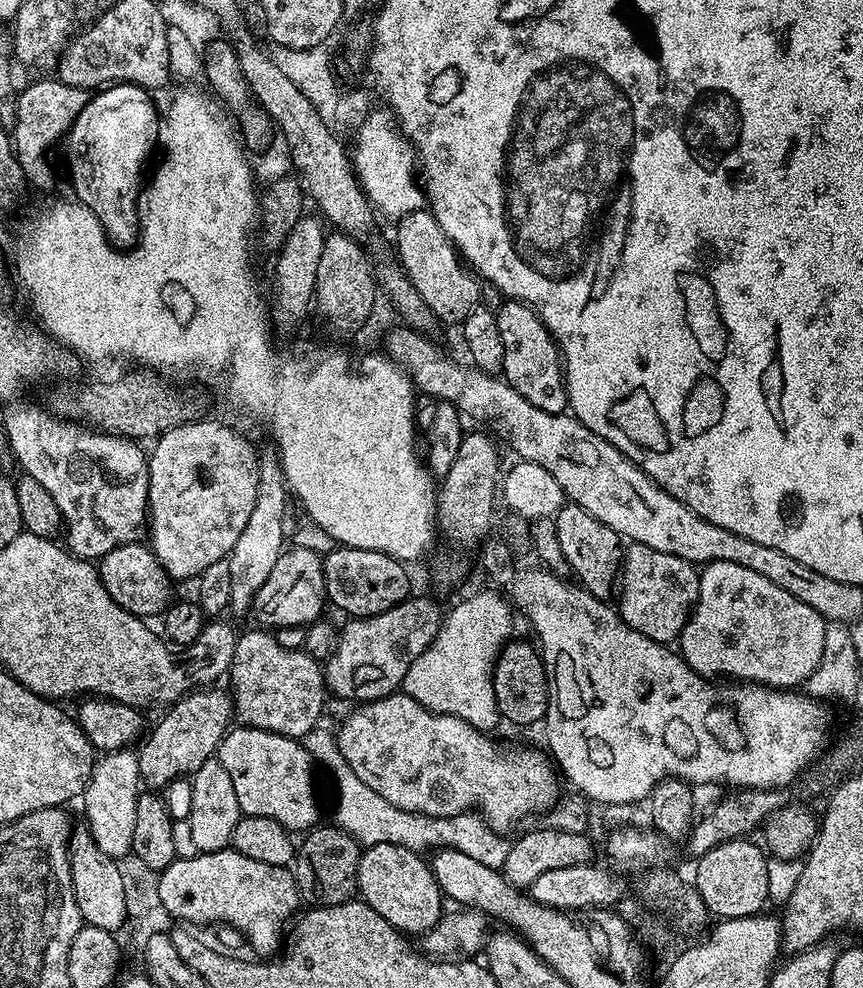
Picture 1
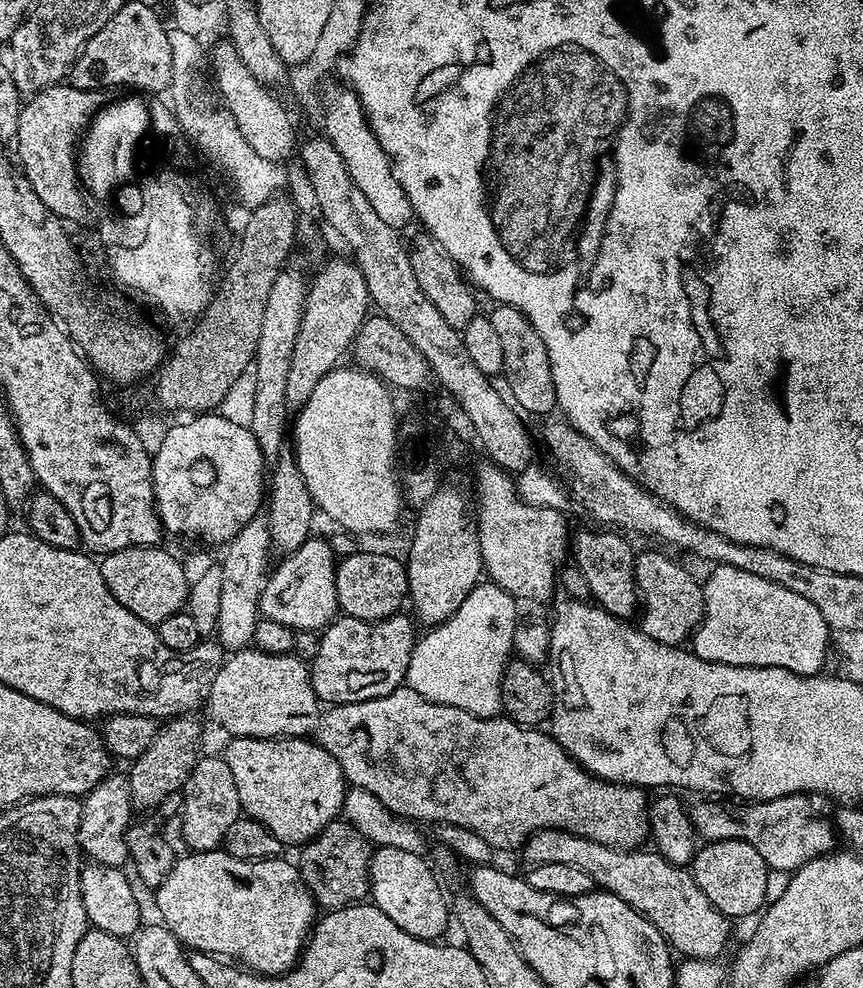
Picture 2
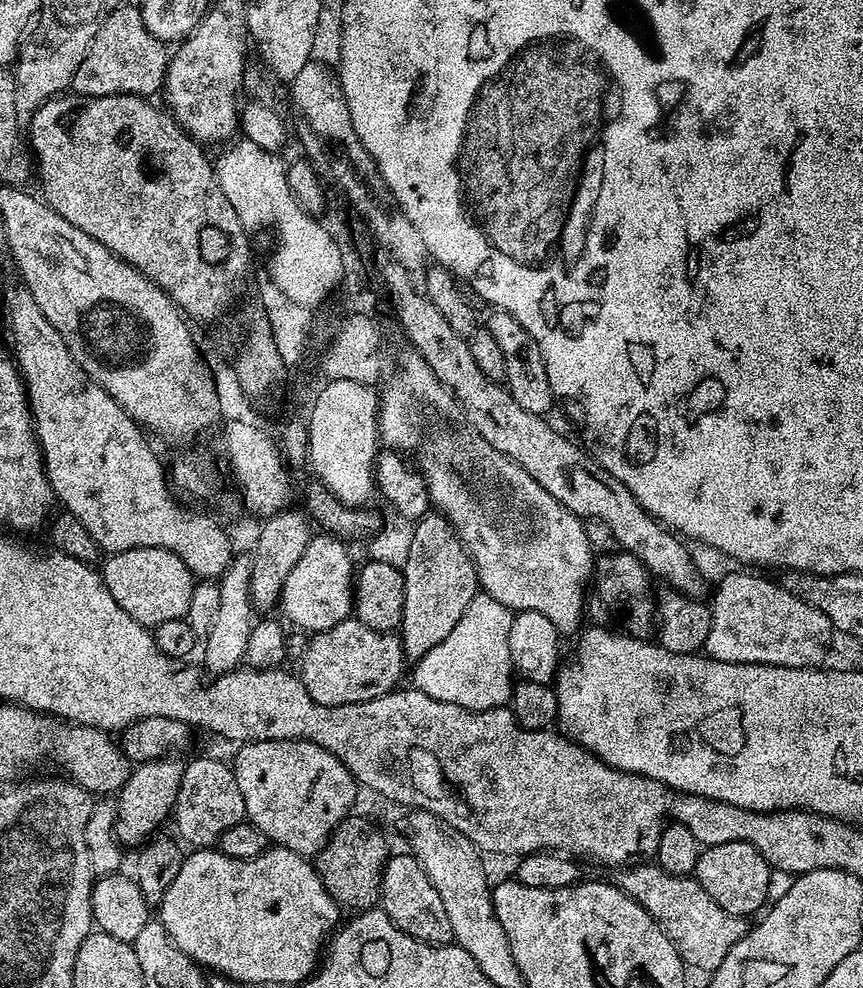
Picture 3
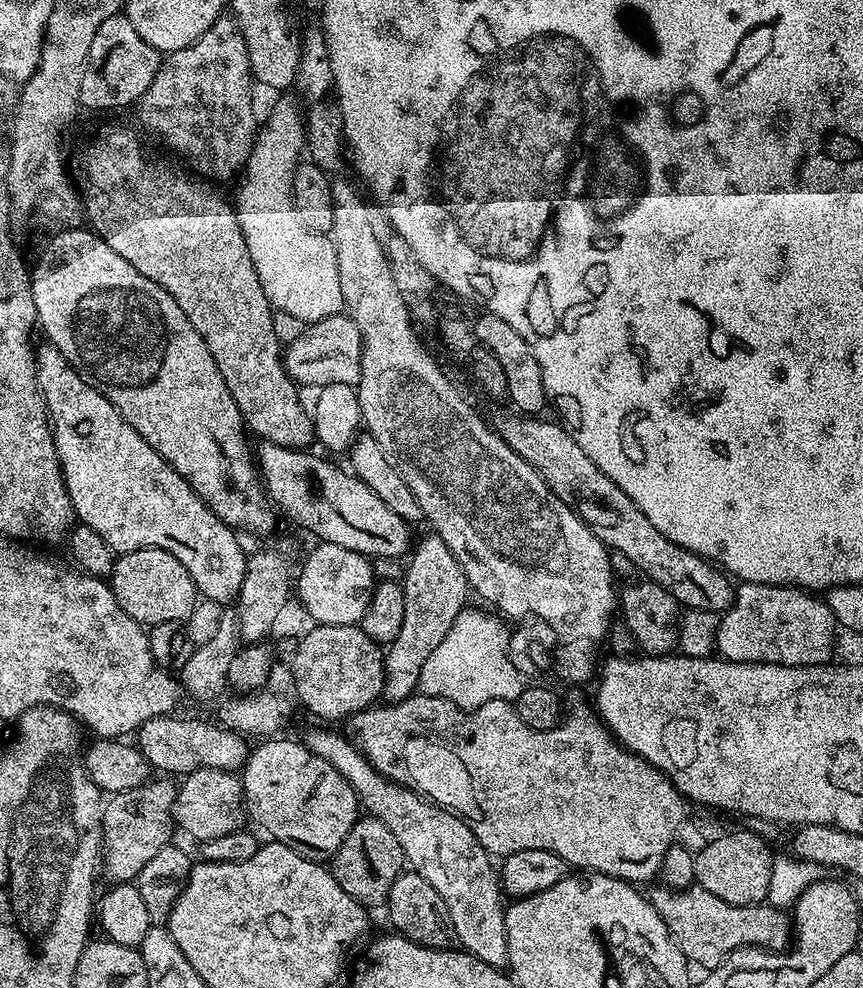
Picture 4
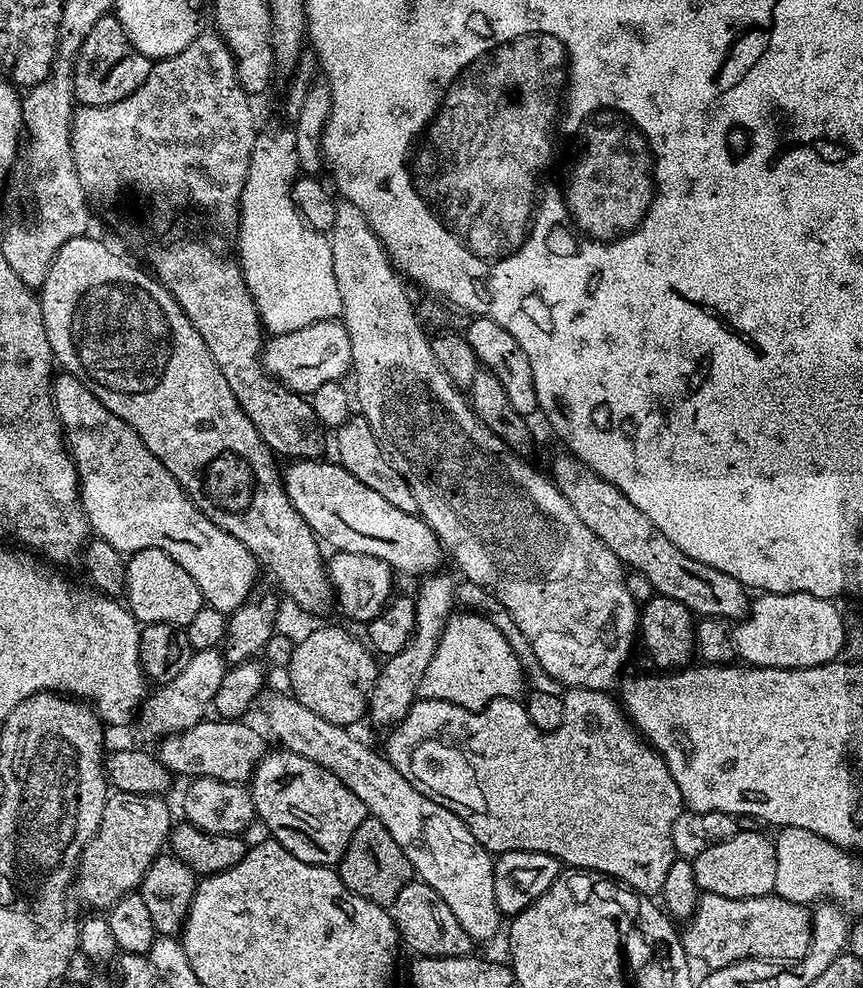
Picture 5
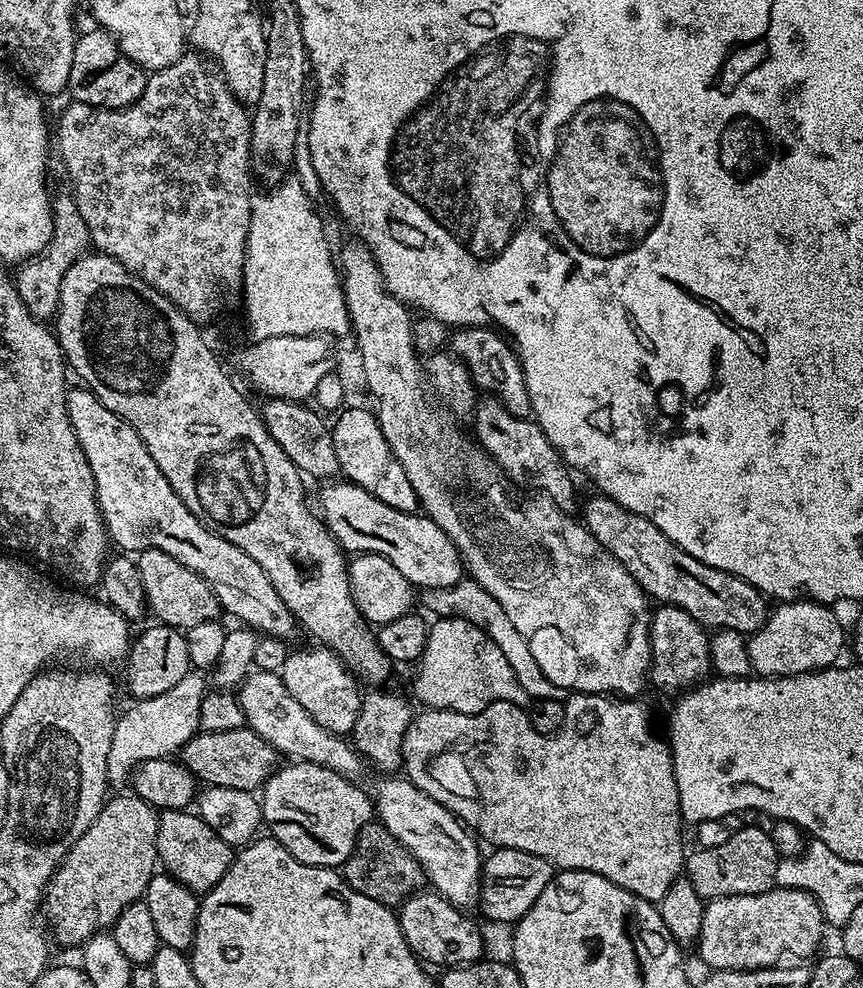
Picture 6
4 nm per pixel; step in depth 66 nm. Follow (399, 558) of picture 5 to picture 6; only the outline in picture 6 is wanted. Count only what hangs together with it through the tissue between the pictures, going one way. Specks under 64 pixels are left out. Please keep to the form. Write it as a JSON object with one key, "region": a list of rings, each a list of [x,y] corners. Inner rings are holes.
{"region":[[[328,482],[323,485],[320,492],[320,508],[318,504],[318,515],[324,525],[330,530],[341,549],[348,554],[373,552],[398,566],[402,578],[406,578],[417,589],[425,588],[453,588],[457,582],[465,579],[466,569],[464,560],[460,557],[460,551],[454,546],[454,542],[444,533],[441,528],[423,514],[417,514],[412,510],[386,506],[374,494],[362,490],[362,486],[351,482],[336,484],[340,482]]]}

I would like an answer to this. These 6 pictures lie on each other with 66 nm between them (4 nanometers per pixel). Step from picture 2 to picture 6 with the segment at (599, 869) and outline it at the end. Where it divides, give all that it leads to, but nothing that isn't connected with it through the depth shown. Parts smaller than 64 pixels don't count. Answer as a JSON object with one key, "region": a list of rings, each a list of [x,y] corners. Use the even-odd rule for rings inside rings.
{"region":[[[774,886],[762,894],[723,896],[704,905],[698,941],[700,960],[718,972],[800,966],[817,955],[824,928],[822,910],[806,890]]]}

